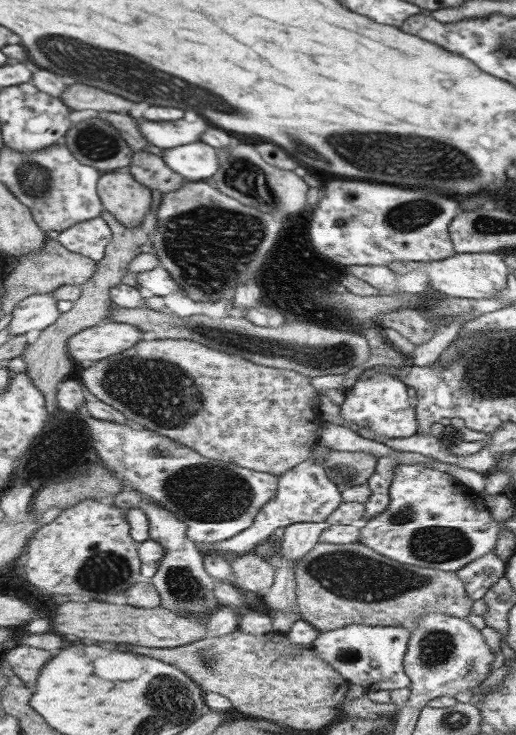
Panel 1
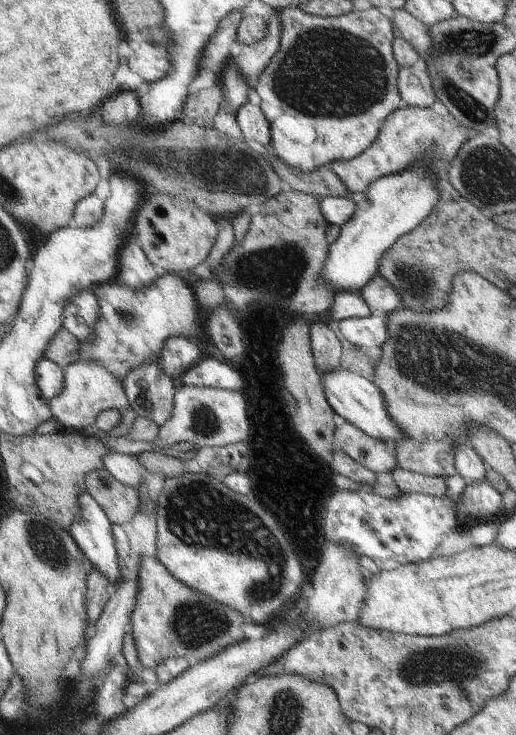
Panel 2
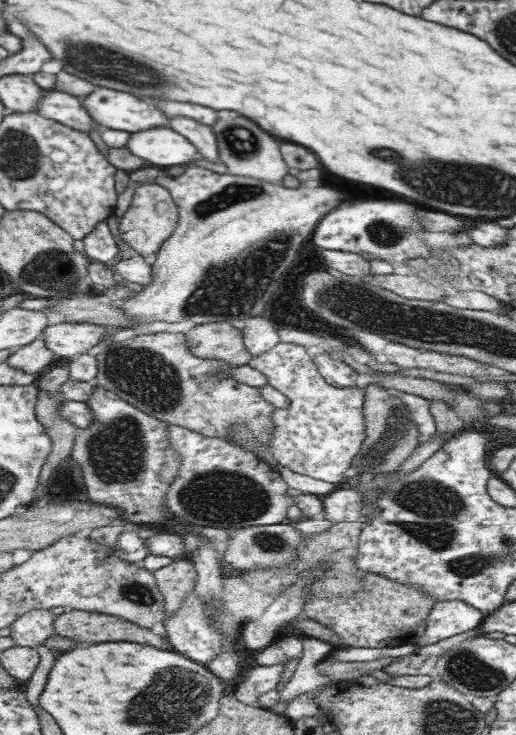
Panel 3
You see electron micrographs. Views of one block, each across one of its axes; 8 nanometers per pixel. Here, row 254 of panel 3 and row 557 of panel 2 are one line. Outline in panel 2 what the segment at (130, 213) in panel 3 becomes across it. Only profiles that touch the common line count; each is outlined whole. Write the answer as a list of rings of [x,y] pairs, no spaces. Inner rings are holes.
[[[139,555],[136,574],[137,594],[130,616],[129,632],[134,640],[140,668],[154,670],[159,663],[171,657],[185,657],[192,665],[215,655],[222,648],[245,639],[240,629],[244,624],[244,618],[240,613],[187,588],[156,558]]]

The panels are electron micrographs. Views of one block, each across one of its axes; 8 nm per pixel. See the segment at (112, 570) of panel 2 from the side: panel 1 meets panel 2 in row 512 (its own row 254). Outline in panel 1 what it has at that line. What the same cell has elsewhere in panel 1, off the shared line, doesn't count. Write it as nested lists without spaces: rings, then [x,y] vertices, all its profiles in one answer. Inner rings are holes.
[[[95,217],[58,233],[57,240],[65,248],[88,256],[97,263],[102,260],[111,239],[112,232],[106,222]]]

